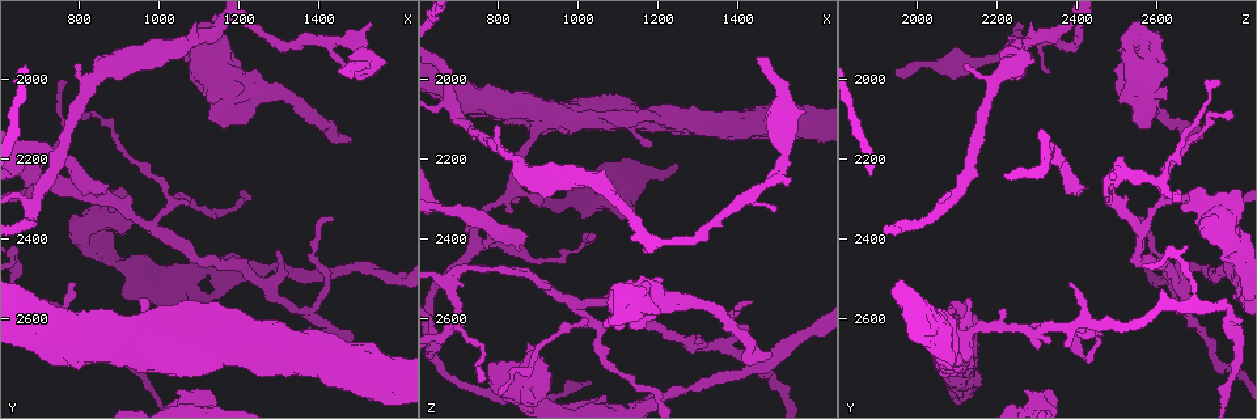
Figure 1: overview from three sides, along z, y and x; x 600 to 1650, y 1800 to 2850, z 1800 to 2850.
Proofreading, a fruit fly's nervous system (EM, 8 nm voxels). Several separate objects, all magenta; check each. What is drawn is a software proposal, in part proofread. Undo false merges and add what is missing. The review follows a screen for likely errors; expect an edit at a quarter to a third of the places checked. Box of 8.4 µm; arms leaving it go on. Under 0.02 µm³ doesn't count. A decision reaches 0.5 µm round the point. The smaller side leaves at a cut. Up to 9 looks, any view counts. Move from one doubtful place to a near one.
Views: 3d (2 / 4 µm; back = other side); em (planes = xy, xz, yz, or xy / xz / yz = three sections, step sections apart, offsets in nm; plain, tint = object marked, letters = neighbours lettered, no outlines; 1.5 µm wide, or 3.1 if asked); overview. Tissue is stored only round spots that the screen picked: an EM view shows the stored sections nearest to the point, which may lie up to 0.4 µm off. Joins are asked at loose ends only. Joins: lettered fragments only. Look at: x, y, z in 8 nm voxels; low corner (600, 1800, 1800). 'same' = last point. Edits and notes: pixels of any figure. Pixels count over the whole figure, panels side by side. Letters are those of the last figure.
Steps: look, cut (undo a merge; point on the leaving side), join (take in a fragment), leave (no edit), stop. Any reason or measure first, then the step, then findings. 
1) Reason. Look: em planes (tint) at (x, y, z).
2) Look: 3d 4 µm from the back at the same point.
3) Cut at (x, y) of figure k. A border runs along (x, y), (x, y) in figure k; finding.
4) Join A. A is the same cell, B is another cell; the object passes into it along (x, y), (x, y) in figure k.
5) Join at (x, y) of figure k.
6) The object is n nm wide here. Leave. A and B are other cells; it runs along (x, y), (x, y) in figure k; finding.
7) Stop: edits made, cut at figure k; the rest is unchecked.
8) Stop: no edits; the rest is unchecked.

Long arm stops here. Look: 3d 2 µm at (1480, 2155, 2690).

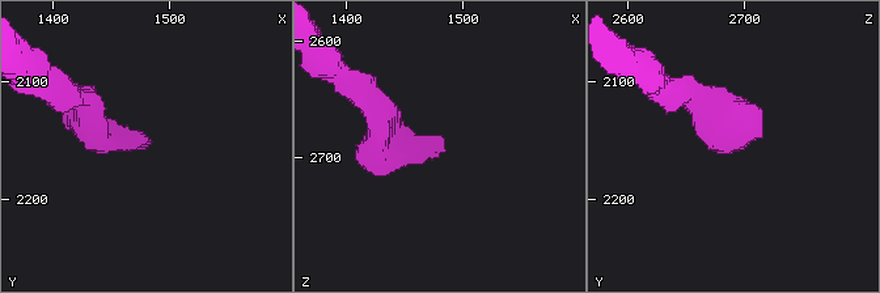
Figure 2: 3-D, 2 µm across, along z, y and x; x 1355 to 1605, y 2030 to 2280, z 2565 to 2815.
Need the tissue. Look: em xz step 8 (tint) at (1484, 2150, 2692).

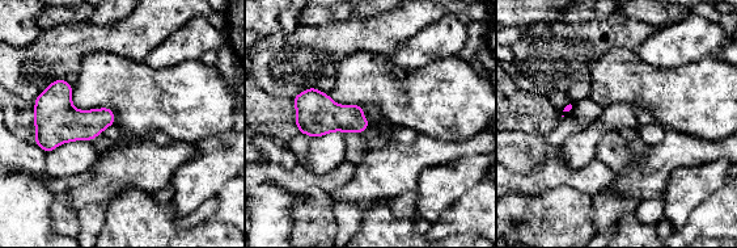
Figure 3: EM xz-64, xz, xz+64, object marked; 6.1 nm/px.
Look: em planes (letters) at the same point.

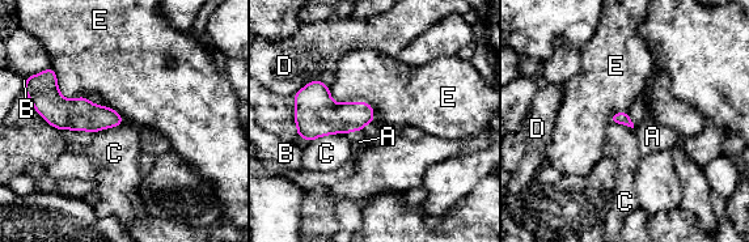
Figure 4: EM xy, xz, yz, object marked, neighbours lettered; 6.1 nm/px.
Join A. A is the same cell, B, C, D and E are other cells; the object passes into it along (316, 115), (354, 130), (359, 141) in figure 4; it goes on there.

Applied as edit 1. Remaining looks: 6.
Look: overview.

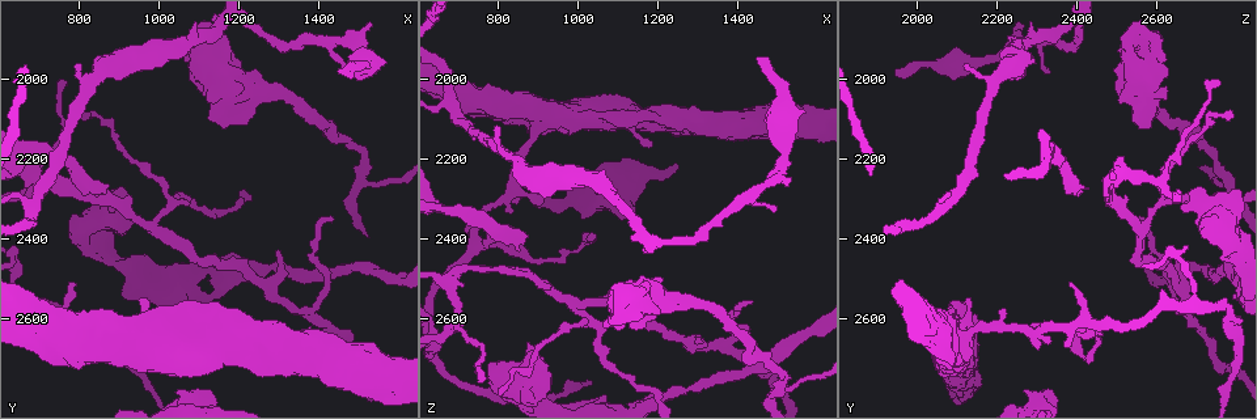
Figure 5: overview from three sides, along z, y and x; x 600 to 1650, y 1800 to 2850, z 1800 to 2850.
An open end. Look: 3d 4 µm at (790, 2505, 2380).

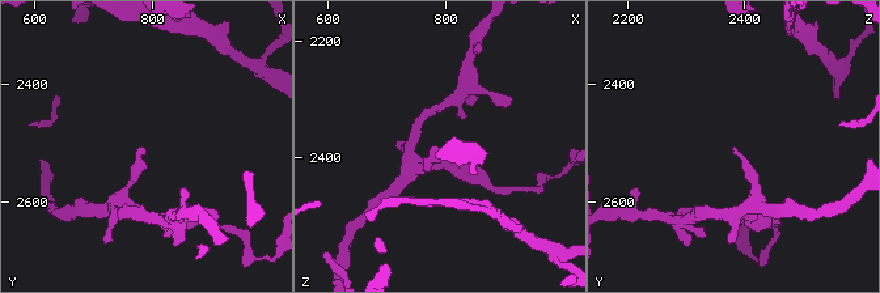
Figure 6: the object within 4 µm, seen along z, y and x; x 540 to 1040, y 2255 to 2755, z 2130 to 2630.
Look: em xy step 8 (plain) at (785, 2505, 2380).

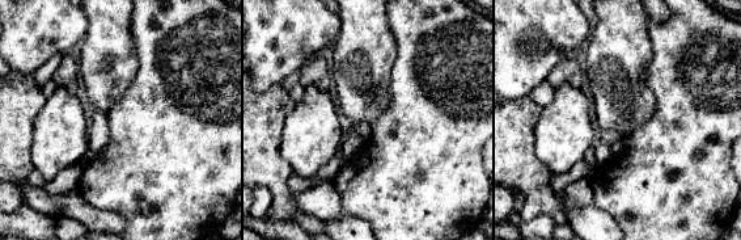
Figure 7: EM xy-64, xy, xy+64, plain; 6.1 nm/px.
What lies round it. Look: em xy step 8 (letters) at the same point.

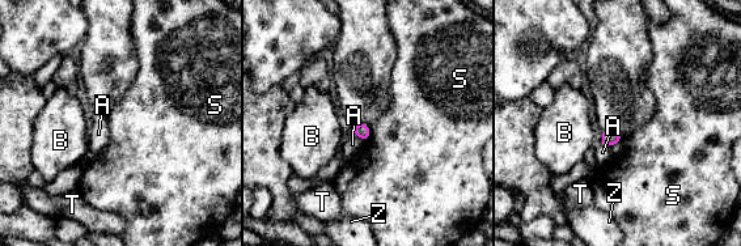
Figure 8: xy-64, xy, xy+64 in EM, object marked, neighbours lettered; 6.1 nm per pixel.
Leave. A, B, S, T and Z are other cells; a border runs along (369, 126), (369, 138), (365, 141) in figure 8; no lettered fragment goes on from it.

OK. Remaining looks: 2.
Branch stops here. Look: 3d 2 µm at (880, 2320, 2655).

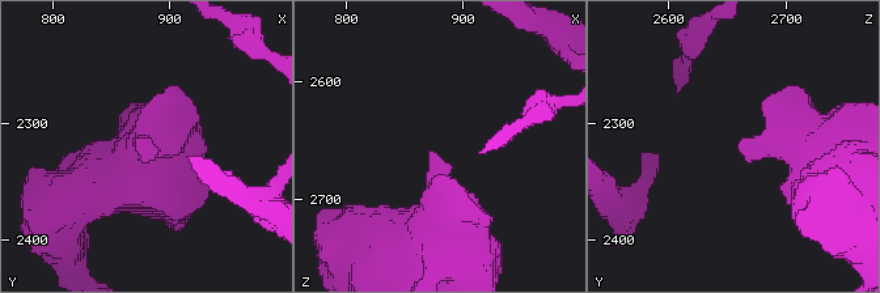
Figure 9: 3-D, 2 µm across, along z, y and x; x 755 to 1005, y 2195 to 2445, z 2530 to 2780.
Shape alone is not enough. Look: em 3.1 µm planes (letters) at (874, 2324, 2660).

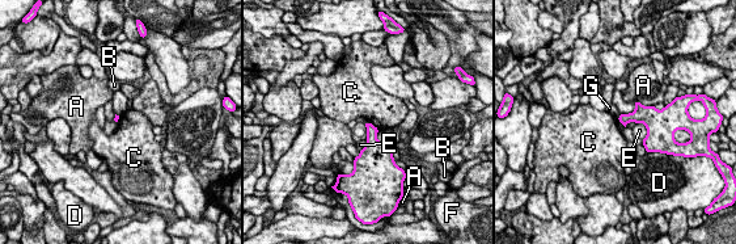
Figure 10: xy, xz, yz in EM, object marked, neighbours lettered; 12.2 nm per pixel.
Leave. A, B, C, D, E, F and G are other cells; a border runs along (367, 121), (379, 129) in figure 10; no lettered fragment goes on from it.

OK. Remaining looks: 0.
Stop: edits made, join at figure 4; the rest is unchecked.

